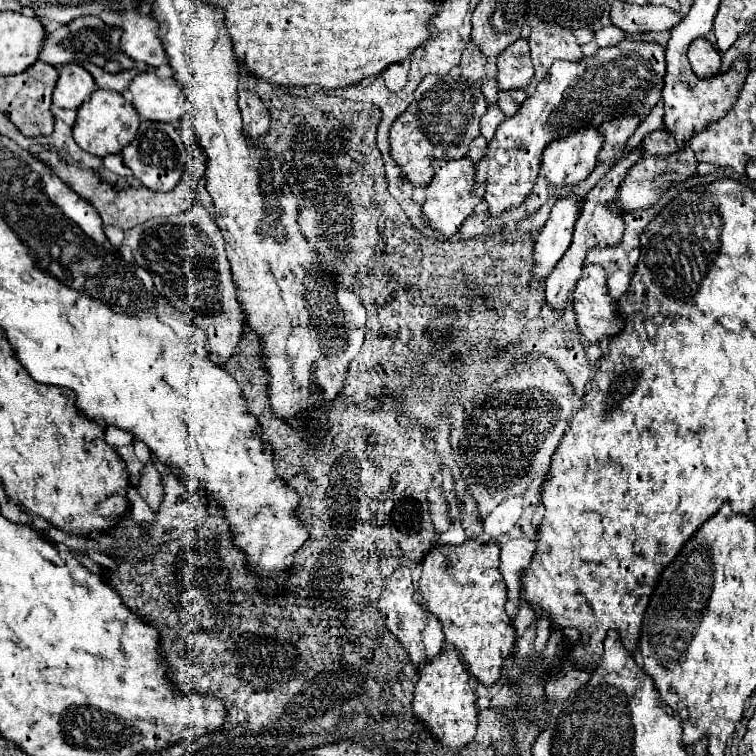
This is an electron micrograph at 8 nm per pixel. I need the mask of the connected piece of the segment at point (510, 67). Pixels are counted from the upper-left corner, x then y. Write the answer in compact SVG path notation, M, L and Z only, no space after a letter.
M517 39L497 55L499 91L527 89L533 79L533 63L529 57L529 41Z

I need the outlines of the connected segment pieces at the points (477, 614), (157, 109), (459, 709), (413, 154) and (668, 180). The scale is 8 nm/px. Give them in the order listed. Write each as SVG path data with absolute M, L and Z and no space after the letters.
M469 539L467 543L461 545L433 545L431 551L421 561L421 571L423 573L419 579L419 589L423 593L423 603L431 613L439 617L445 641L459 649L471 675L475 675L483 685L495 683L499 679L503 661L511 655L511 649L517 641L515 625L505 611L507 587L499 571L499 545L479 543L477 539Z
M153 71L139 73L131 81L129 91L141 119L173 123L179 121L189 107L187 93L183 93L179 81L175 81L175 77L161 79Z
M445 647L433 659L429 659L419 669L419 681L413 697L413 711L419 721L423 721L429 733L443 745L451 749L461 749L469 741L473 741L477 731L477 703L475 693L469 685L469 673L461 663L459 653L455 649Z
M427 75L419 83L419 87L415 89L413 95L415 95L415 99L407 107L407 111L397 117L397 121L393 123L393 127L389 131L389 145L391 145L389 153L395 159L395 163L399 165L399 169L403 171L405 179L413 187L427 187L433 177L435 159L459 159L459 157L467 155L469 143L479 135L479 119L487 111L487 105L485 105L485 97L475 81L463 79L463 77L451 77L451 75L443 75L443 77Z
M687 147L681 153L671 153L671 155L661 155L661 157L647 157L637 161L629 171L627 177L623 177L619 189L617 189L617 199L609 205L609 209L617 209L619 213L629 213L635 209L645 209L657 201L657 197L673 183L679 183L691 175L697 173L697 161L691 149Z

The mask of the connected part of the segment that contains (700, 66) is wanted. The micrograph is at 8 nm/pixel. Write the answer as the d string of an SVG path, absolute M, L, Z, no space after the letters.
M699 37L699 39L695 39L689 45L687 57L689 57L693 73L697 77L711 77L721 67L721 55L719 55L719 51L705 37Z

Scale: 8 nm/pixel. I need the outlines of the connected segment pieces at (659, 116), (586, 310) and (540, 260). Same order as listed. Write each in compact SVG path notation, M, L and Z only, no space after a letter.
M661 100L655 107L653 107L646 119L640 123L634 134L629 138L624 155L631 152L633 148L640 143L643 137L647 135L647 133L663 128L663 115L664 105Z
M583 265L583 275L579 277L575 291L573 291L573 311L575 311L575 325L579 333L595 343L603 335L615 335L621 331L623 323L617 317L617 305L607 293L607 277L601 265Z
M563 197L553 205L551 217L537 235L533 245L533 267L531 275L535 279L545 279L557 261L563 257L565 249L571 243L573 227L579 217L579 201L575 197Z

